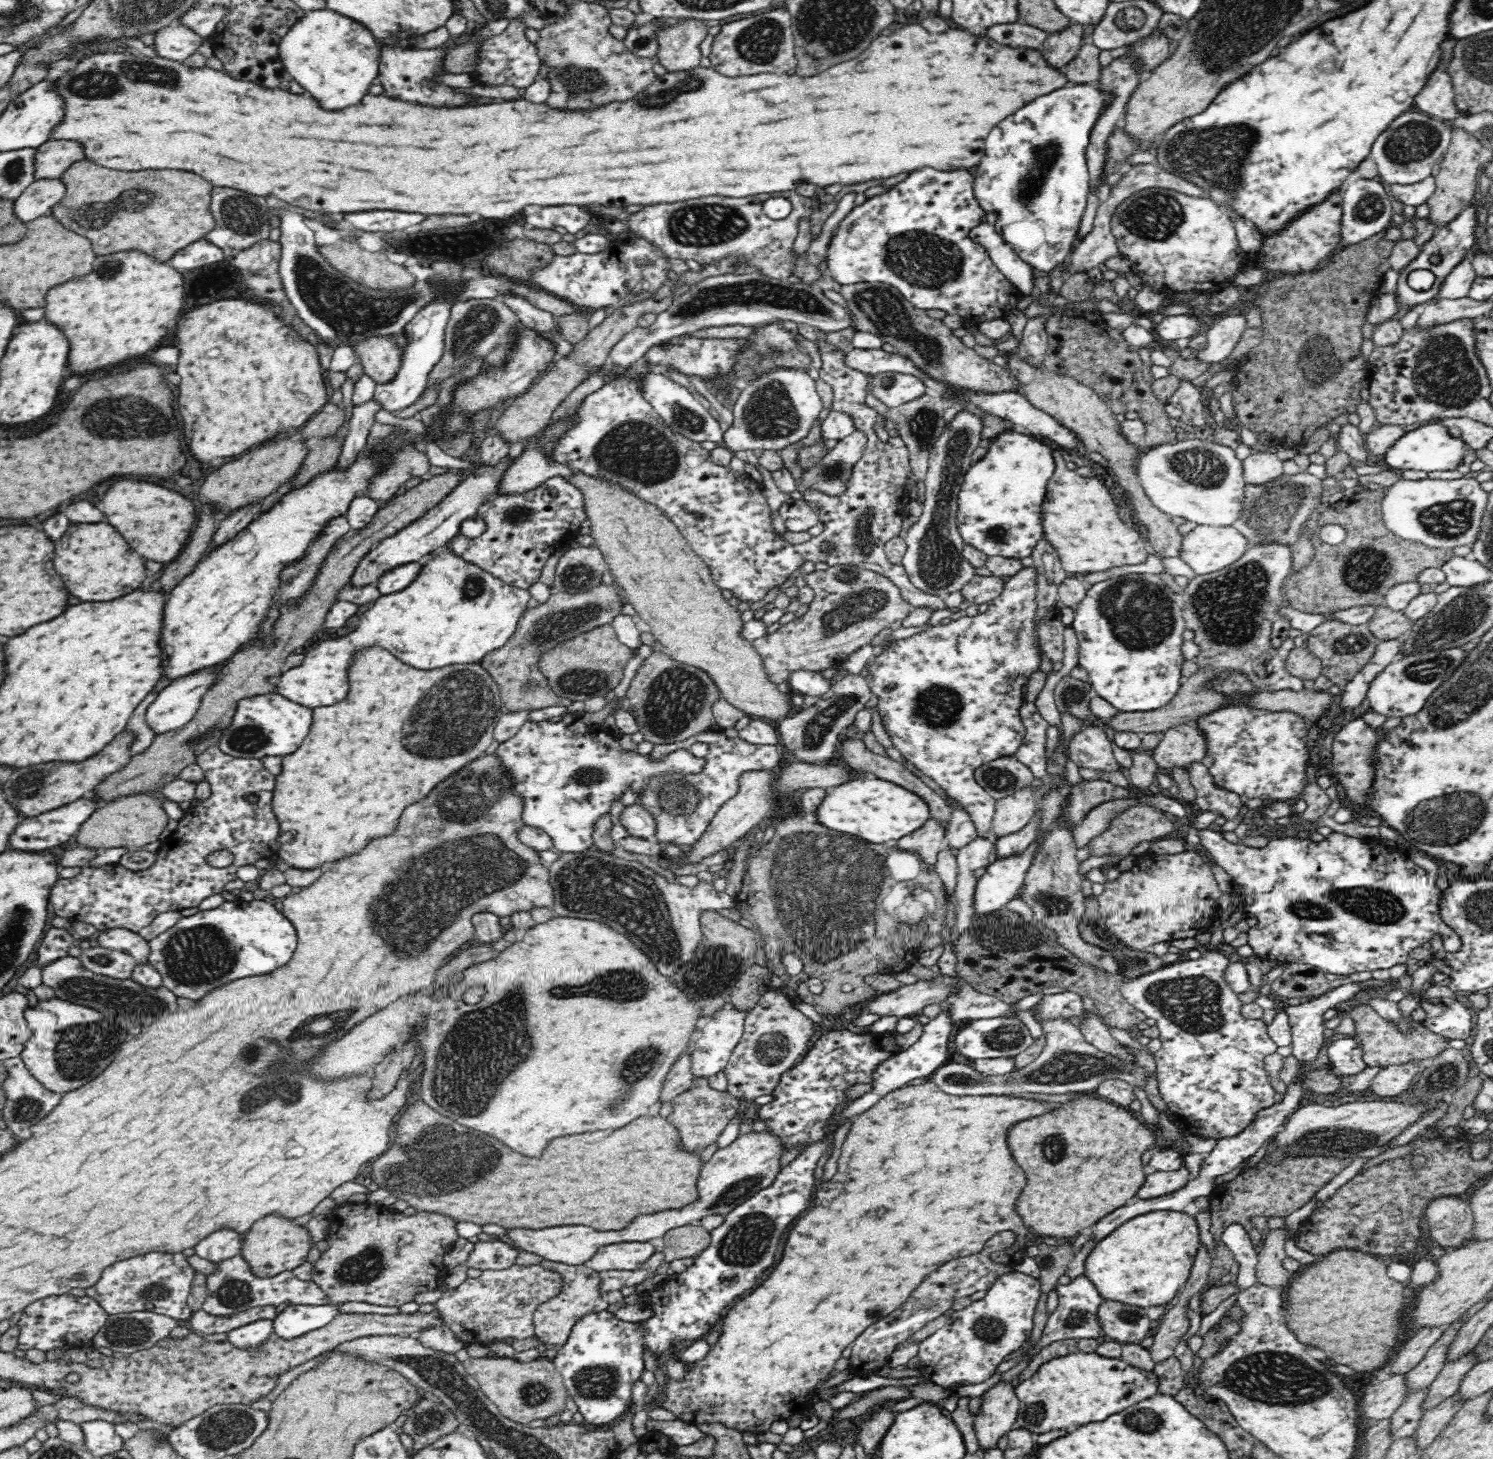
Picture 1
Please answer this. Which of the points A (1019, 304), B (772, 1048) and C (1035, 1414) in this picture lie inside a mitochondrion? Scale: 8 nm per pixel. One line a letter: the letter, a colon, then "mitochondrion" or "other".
A: other
B: mitochondrion
C: mitochondrion

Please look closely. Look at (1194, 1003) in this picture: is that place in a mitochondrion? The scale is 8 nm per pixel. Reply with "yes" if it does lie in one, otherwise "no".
yes

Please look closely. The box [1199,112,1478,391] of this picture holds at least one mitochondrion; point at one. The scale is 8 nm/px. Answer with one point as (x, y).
(1414, 141)

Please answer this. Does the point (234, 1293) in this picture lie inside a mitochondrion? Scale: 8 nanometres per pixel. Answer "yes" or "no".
yes

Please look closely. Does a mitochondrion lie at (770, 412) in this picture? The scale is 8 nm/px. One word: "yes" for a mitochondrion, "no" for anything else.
yes

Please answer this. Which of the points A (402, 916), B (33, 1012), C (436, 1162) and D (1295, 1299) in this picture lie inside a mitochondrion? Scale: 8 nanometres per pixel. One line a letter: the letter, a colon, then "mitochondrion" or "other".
A: mitochondrion
B: other
C: mitochondrion
D: other

